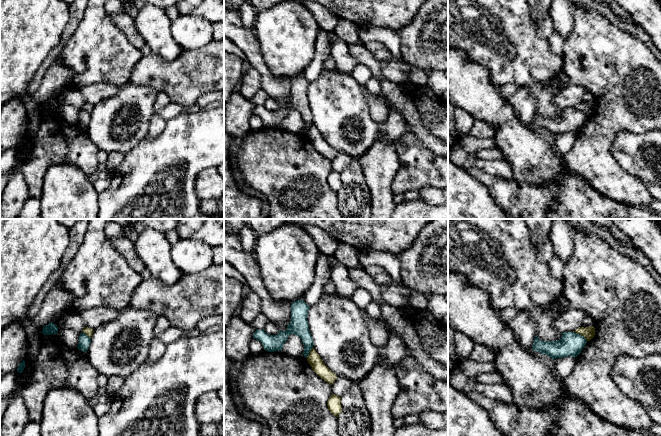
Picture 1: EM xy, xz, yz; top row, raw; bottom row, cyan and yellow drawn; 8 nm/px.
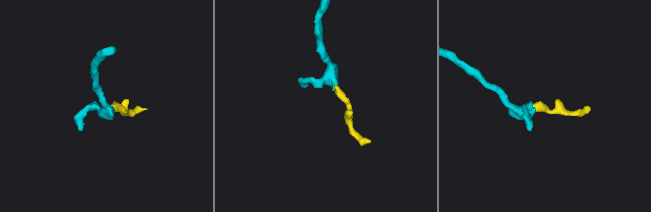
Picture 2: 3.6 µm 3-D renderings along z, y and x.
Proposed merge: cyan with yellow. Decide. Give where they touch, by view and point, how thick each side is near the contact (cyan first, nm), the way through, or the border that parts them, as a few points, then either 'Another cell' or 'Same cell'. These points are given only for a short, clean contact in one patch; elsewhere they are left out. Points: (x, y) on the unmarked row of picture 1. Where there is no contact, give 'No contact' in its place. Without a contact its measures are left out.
Touches cyan at yz (581, 111). Thickness 190 nm (cyan) against 90 nm. Boundary: yz (574, 107), (581, 110), (587, 116). Another cell

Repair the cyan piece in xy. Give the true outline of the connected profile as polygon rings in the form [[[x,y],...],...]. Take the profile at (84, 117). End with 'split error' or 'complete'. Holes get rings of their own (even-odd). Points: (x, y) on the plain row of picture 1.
[[[80,109],[80,112],[79,112],[79,119],[78,119],[78,122],[77,124],[83,128],[86,128],[87,129],[87,126],[89,124],[89,121],[91,119],[91,114],[88,113],[85,109]]]; complete

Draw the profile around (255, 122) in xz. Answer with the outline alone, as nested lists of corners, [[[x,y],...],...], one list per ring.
[[[252,115],[249,120],[250,130],[260,130],[265,127],[262,119],[259,116]]]

